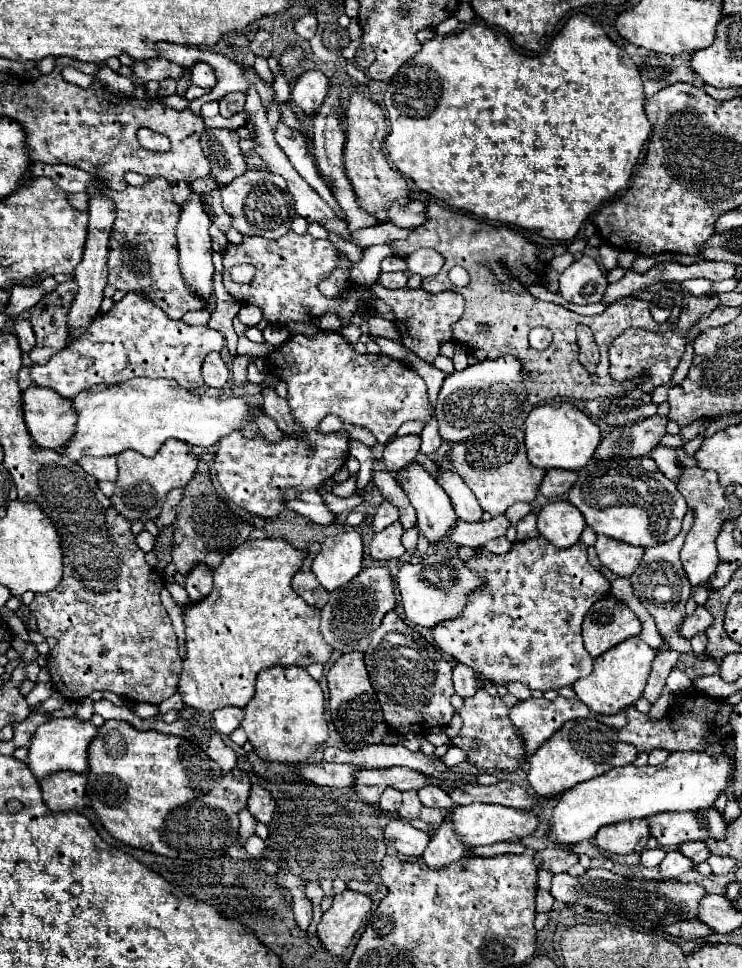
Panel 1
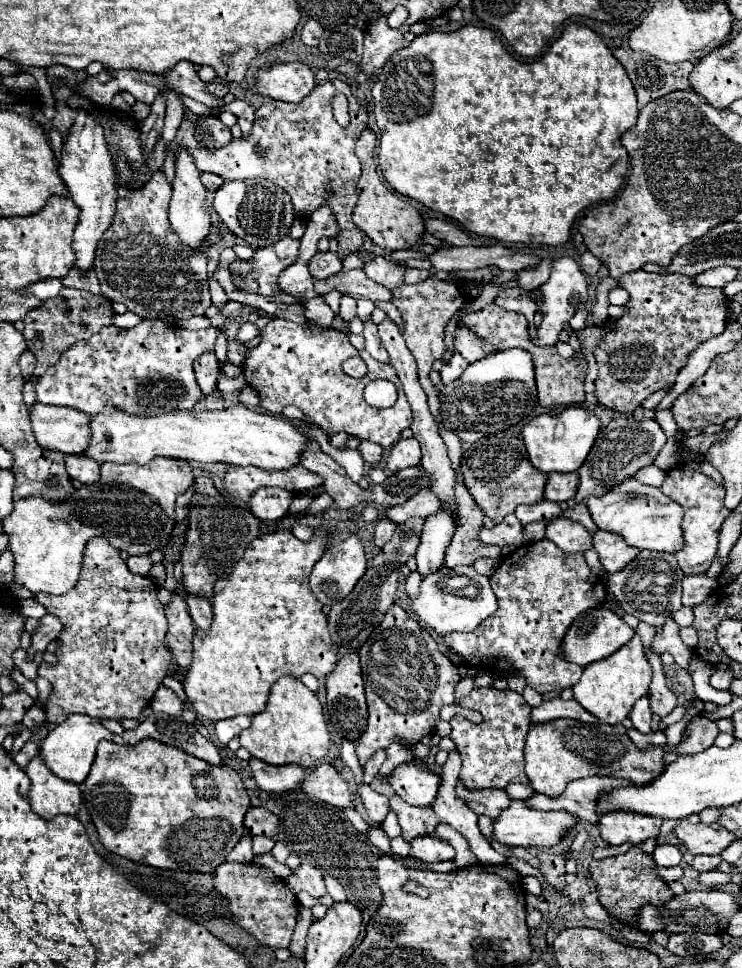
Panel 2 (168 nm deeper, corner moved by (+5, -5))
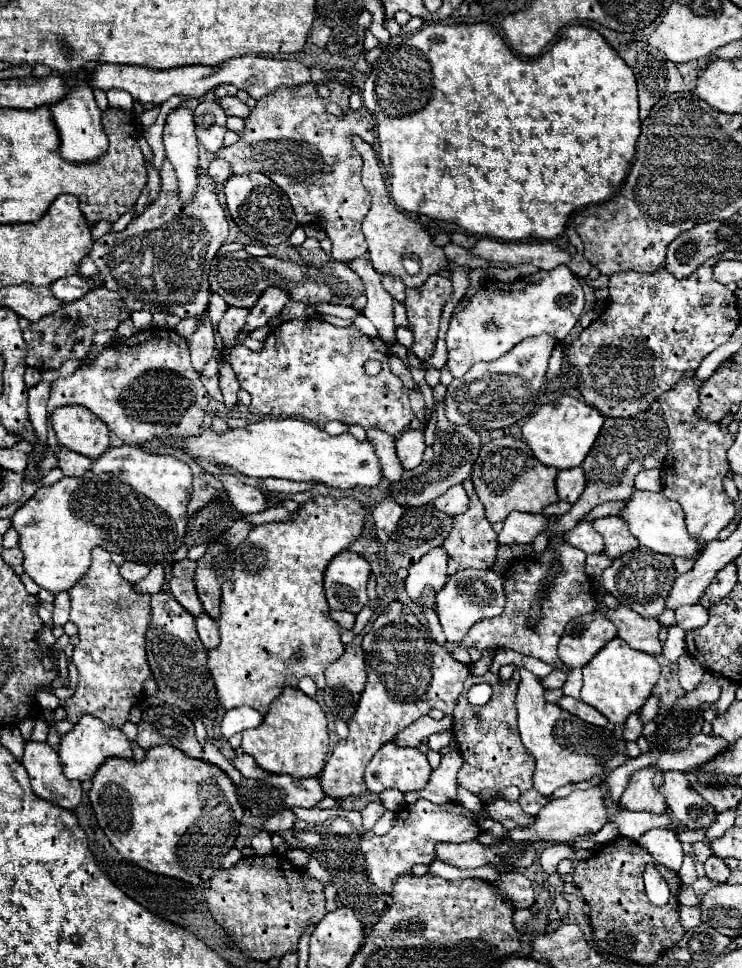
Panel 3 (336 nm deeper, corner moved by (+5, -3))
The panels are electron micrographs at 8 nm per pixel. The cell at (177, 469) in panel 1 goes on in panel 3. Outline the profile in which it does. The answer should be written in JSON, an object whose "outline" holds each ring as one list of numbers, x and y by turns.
{"outline":[[120,445,120,447,112,447,108,449,106,453,102,453,100,459,96,459,92,463,92,469,84,475,84,479,78,479,78,477,62,477,58,483,54,483,52,487,40,487,34,497,30,501,26,501,12,517,12,527,20,533,20,549,24,551,24,571,34,579,36,585,40,585,42,589,46,591,52,591,52,593,60,593,60,591,68,591,72,589,88,571,90,567,90,551,94,547,102,547,110,553,120,553,124,555,126,561,134,561,134,563,144,563,144,565,150,565,154,567,156,563,164,563,164,561,170,561,174,551,182,545,182,539,184,539,184,531,186,531,186,509,188,509,188,501,190,501,190,493,192,493,192,469,180,461,176,455,170,455,170,453,150,453,150,451,144,451,140,447,132,447,132,445]]}

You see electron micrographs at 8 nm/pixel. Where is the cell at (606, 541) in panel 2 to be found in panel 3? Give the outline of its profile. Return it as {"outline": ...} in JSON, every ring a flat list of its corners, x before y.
{"outline":[[618,515,594,519,592,525,604,537,604,541,606,541,606,551,604,553,612,559,616,559,616,557,620,557,620,555,638,547,636,537,632,537,632,533,628,529,628,523]]}

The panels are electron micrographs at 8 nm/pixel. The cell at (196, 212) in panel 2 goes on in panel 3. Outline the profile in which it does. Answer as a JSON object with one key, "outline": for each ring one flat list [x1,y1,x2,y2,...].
{"outline":[[176,107,168,113,164,125,164,145,166,157,176,169,180,181,180,197,192,199,198,187,196,167,198,167,198,141,194,133,194,117,188,107]]}

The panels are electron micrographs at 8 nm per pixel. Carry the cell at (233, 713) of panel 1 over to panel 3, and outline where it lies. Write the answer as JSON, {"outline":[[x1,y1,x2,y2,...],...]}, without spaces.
{"outline":[[234,707,224,715,220,729,222,729,222,735,226,739,230,739,234,733,246,731,250,727,258,727,262,721,264,721,264,717,256,709,252,709,252,707]]}

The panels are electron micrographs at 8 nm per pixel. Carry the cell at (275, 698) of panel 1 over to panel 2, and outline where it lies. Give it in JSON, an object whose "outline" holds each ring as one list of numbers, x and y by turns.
{"outline":[[280,677,270,689,266,709,252,715,252,725,240,733,240,745,248,749,252,757,270,765,318,765,330,749,330,733,318,697,300,679]]}

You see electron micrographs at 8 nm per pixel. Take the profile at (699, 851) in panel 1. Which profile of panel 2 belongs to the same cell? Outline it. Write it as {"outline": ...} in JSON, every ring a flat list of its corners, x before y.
{"outline":[[696,855,692,859,690,867,696,869,698,873,702,873,702,871,714,871,718,863,720,863,720,857,718,855]]}

